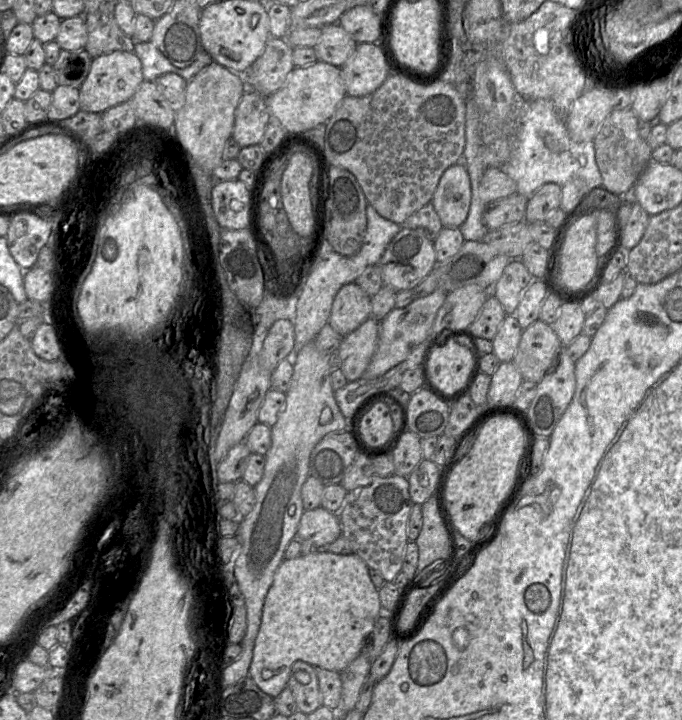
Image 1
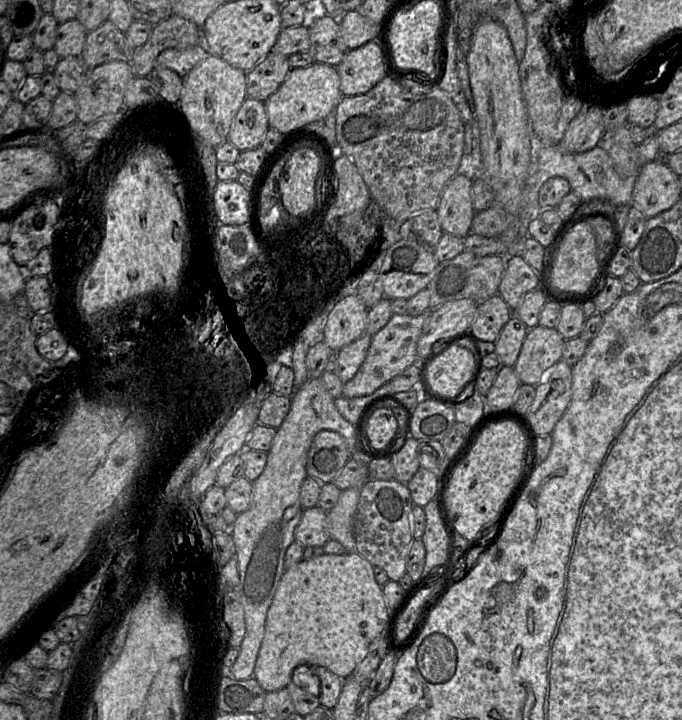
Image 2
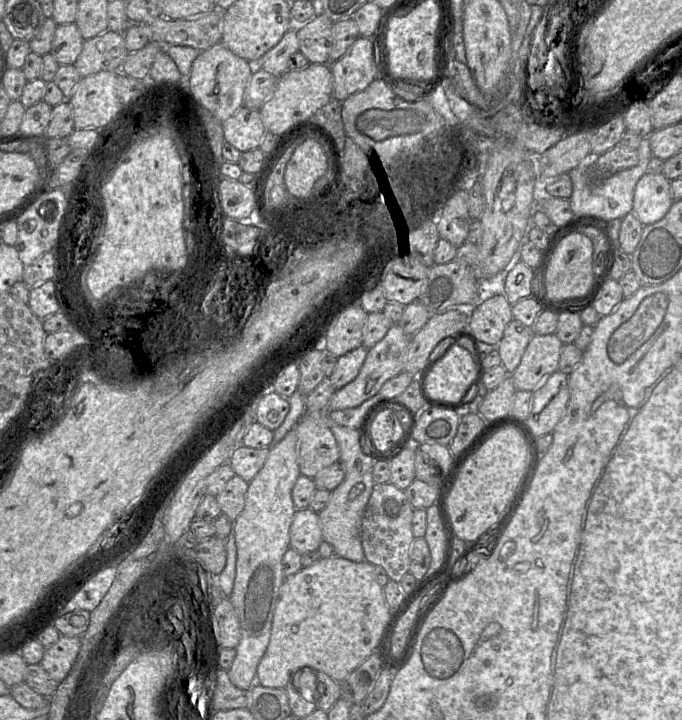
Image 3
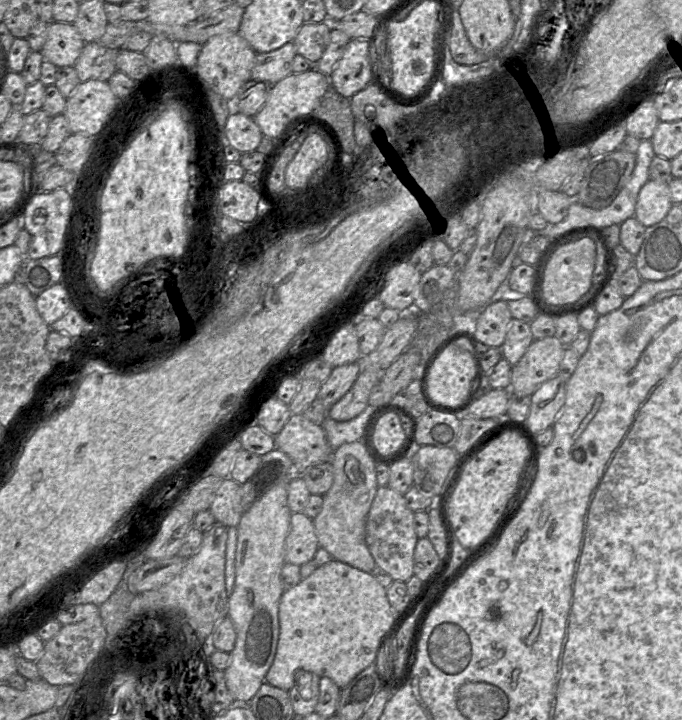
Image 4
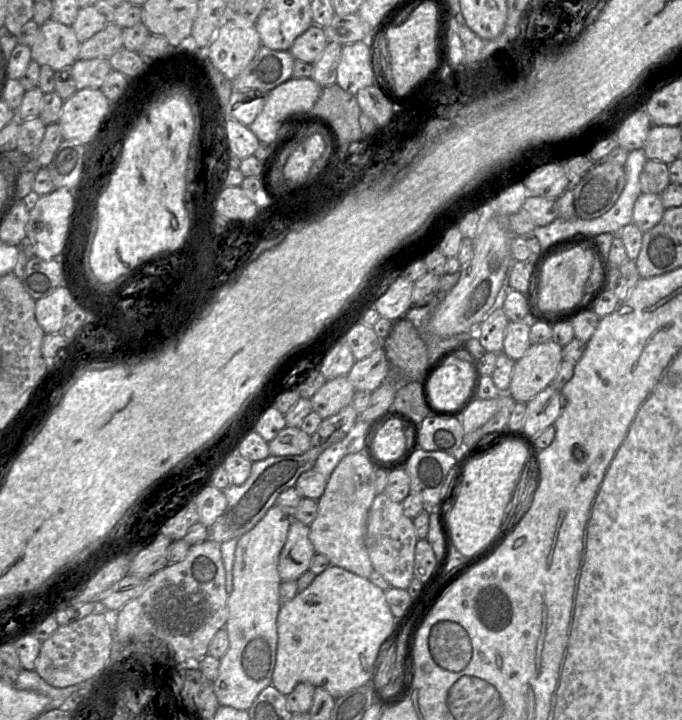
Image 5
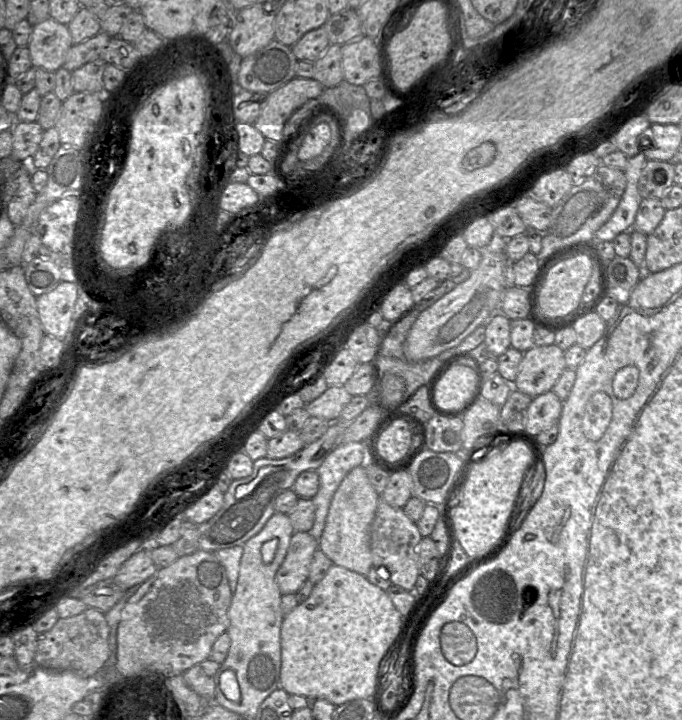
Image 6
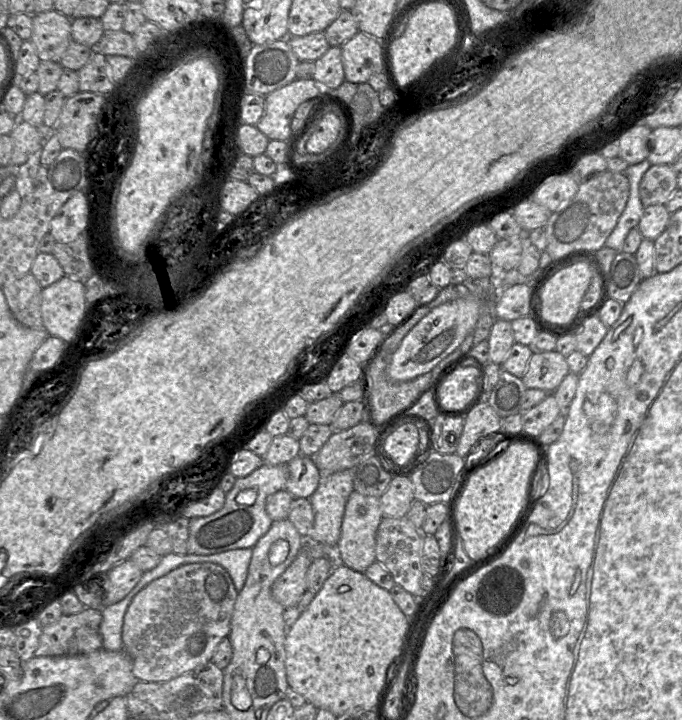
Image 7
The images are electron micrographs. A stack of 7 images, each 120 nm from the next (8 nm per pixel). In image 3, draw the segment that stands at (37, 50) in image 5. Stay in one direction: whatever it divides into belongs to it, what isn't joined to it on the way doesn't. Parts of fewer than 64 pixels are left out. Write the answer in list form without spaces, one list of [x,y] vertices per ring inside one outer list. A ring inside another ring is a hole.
[[[76,23],[57,25],[50,54],[59,65],[74,65],[84,41]]]

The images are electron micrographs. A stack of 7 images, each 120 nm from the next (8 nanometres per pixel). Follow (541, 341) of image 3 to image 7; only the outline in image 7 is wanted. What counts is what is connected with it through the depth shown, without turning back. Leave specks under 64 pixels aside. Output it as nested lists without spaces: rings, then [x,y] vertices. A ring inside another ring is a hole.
[[[556,350],[534,352],[522,377],[527,388],[554,393],[565,376],[570,373],[566,357]]]

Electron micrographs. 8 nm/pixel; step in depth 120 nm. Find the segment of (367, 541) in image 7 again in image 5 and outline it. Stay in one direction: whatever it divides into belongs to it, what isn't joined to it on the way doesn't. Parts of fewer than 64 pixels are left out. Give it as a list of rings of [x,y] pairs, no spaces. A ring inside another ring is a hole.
[[[362,452],[346,455],[328,478],[323,495],[318,500],[317,516],[310,527],[309,537],[316,553],[325,555],[331,565],[339,566],[359,576],[369,578],[374,571],[365,546],[368,513],[377,496],[376,469]]]

